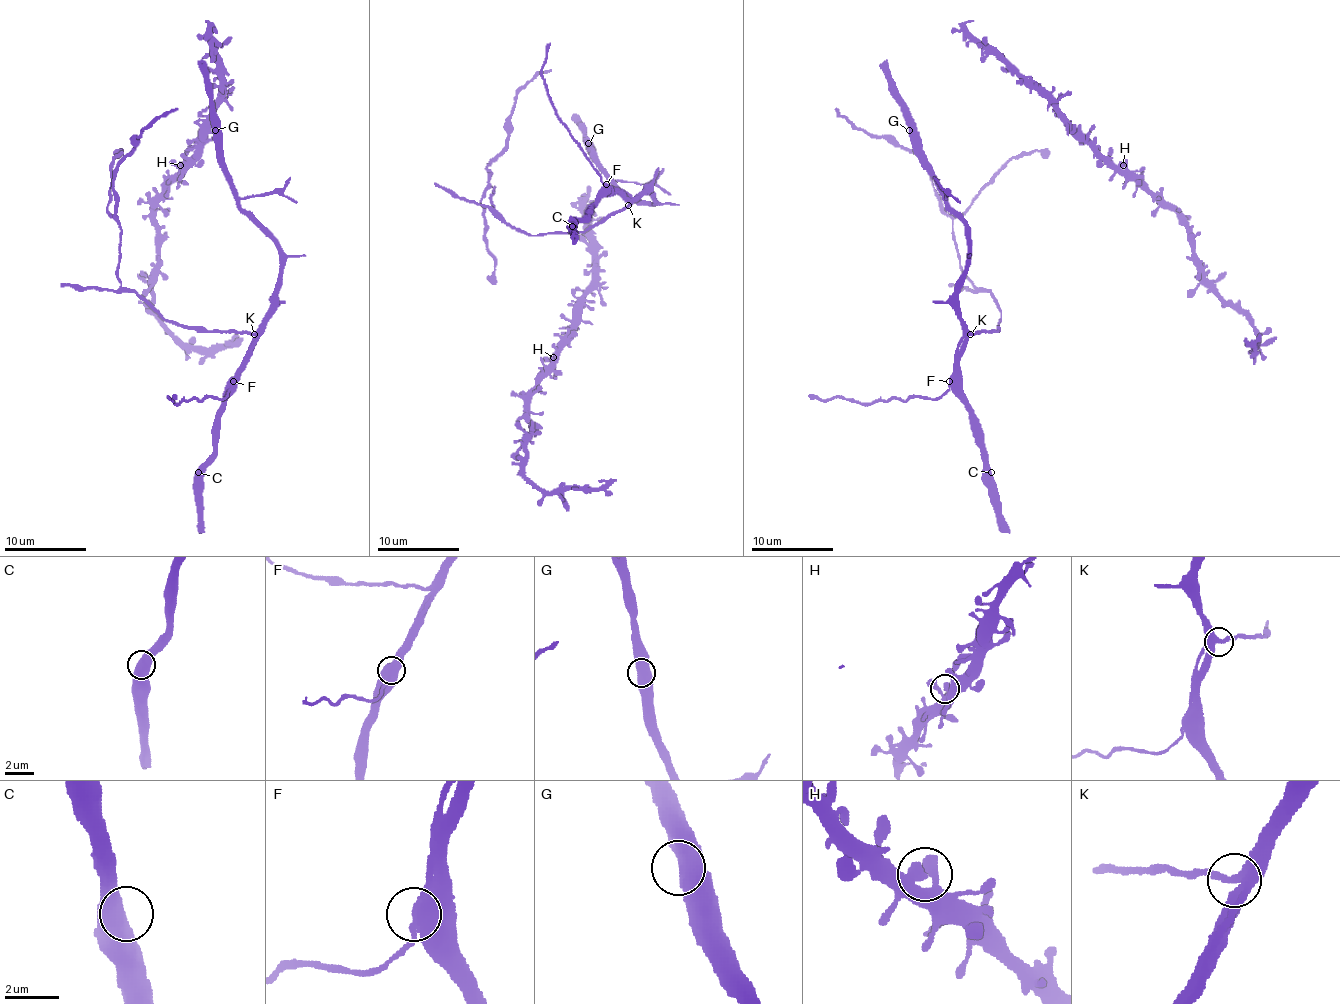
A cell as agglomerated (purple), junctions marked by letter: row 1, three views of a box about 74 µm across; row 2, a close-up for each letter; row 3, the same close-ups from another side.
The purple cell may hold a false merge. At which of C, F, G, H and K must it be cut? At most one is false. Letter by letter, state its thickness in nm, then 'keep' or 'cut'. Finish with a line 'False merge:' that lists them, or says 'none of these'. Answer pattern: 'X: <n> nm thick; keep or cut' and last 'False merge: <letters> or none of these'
C: 550 nm thick; keep
F: 500 nm thick; keep
G: 550 nm thick; keep
H: 380 nm thick; keep
K: 320 nm thick; keep
False merge: none of these

